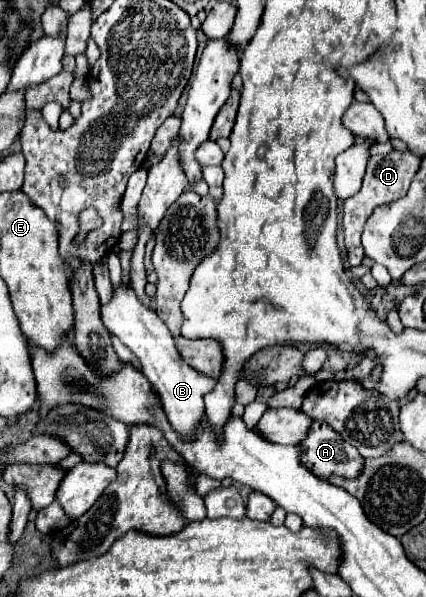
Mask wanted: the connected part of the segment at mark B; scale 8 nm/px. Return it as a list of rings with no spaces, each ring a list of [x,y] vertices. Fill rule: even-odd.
[[[119,288],[113,292],[113,300],[101,308],[101,320],[105,328],[115,334],[139,360],[141,372],[149,378],[149,382],[155,386],[155,390],[161,396],[165,414],[171,422],[171,426],[185,438],[193,440],[195,430],[199,426],[199,420],[203,418],[203,396],[215,388],[217,380],[197,374],[185,360],[179,356],[173,336],[169,334],[169,328],[157,318],[155,310],[145,308],[133,288]]]

